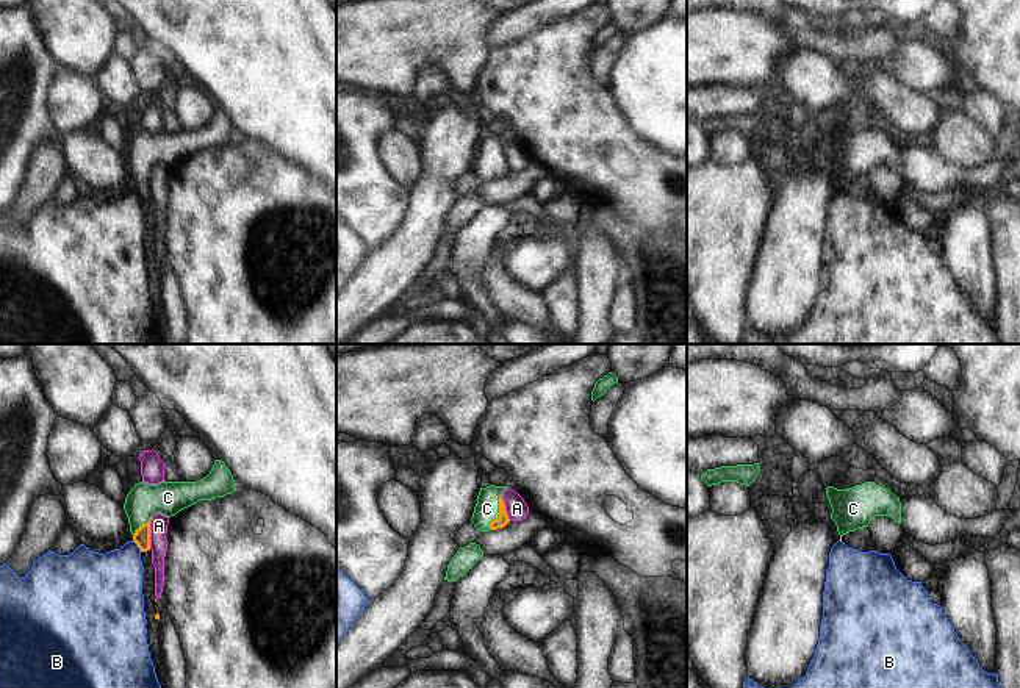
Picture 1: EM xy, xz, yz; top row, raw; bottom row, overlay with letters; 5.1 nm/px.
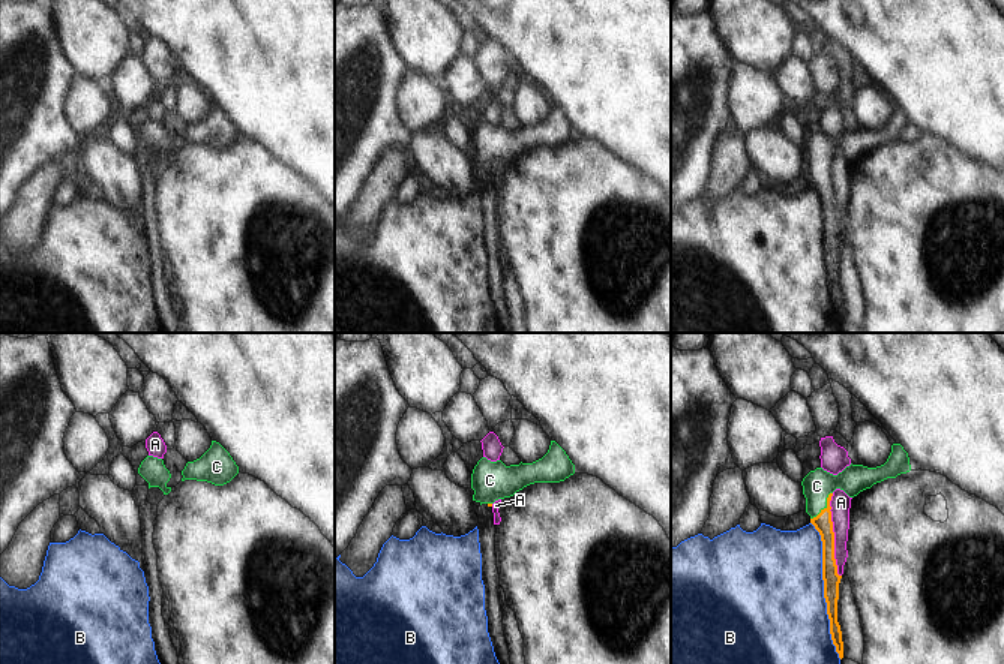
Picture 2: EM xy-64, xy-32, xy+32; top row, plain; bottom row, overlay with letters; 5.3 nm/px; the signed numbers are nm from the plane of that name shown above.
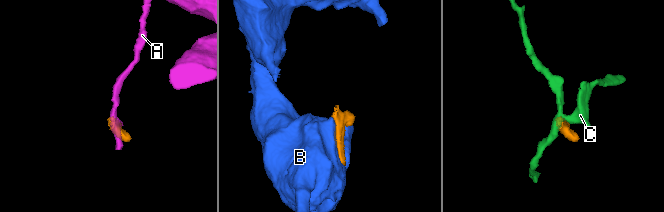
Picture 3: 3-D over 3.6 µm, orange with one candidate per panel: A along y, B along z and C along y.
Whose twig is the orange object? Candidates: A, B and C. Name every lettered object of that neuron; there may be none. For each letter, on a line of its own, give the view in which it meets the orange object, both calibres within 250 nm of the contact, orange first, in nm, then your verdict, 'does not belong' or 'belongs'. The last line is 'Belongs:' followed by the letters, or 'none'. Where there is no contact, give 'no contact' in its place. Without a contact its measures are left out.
A: xy | 80/100 nm | does not belong
B: xy | 80/340 nm | does not belong
C: xz | 60/130 nm | belongs
Belongs: C

